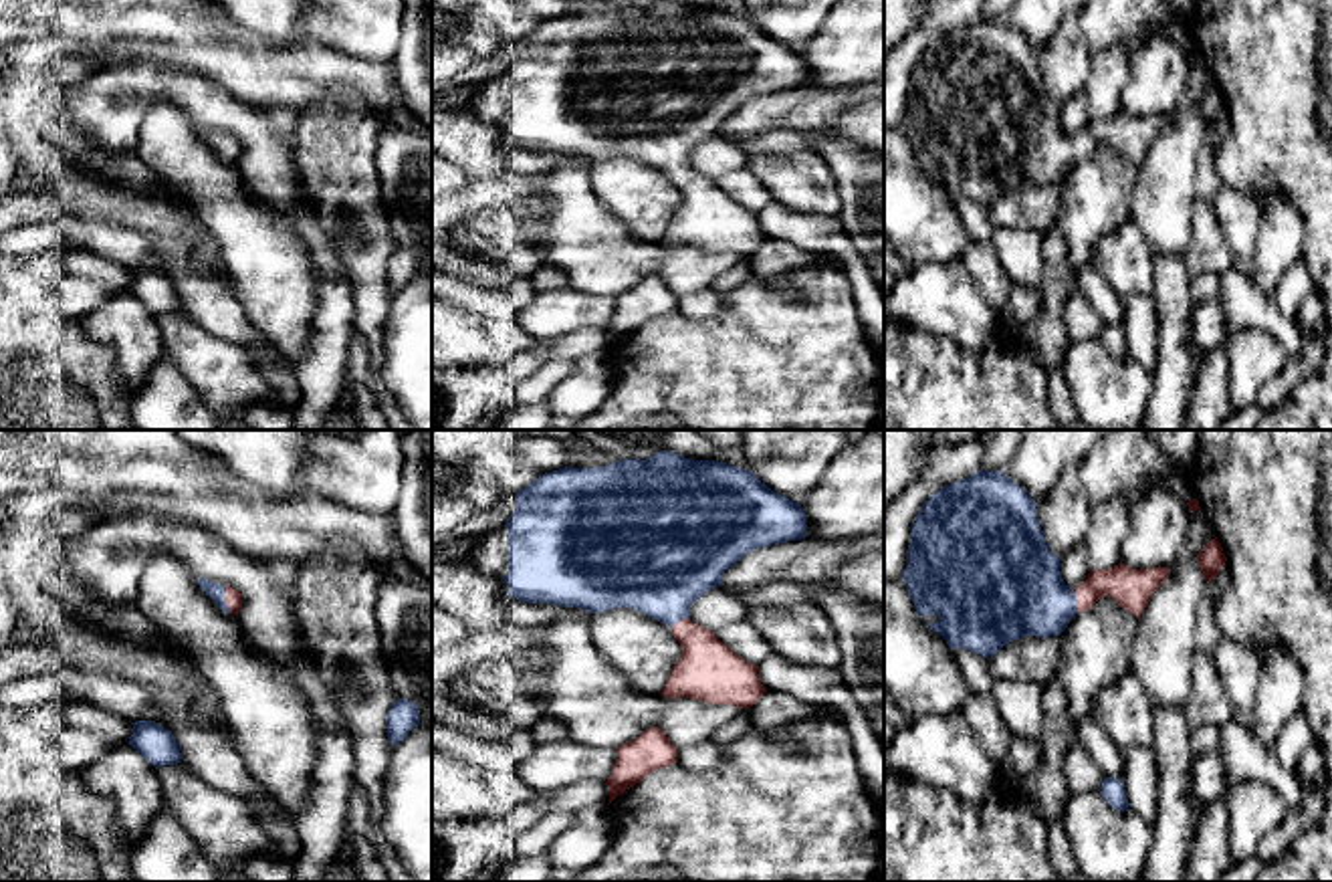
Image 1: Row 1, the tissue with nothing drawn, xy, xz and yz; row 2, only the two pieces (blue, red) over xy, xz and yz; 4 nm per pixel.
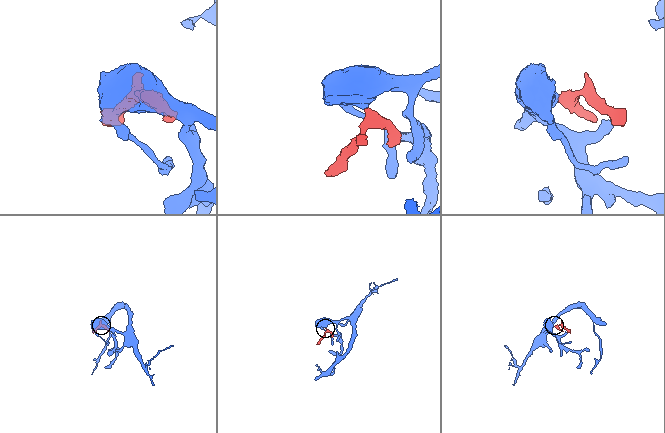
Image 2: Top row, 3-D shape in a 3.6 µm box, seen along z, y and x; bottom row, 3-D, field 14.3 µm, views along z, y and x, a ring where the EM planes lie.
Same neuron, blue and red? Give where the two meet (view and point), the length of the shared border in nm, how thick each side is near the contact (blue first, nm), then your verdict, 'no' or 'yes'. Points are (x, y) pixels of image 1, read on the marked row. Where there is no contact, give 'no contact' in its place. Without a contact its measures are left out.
xy (225, 600) | 110 nm | 80/60 nm | yes

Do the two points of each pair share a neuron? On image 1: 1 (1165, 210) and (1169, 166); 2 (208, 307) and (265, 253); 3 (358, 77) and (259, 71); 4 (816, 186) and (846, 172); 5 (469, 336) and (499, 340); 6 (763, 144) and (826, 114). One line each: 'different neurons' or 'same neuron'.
1: same neuron
2: different neurons
3: same neuron
4: different neurons
5: same neuron
6: different neurons

